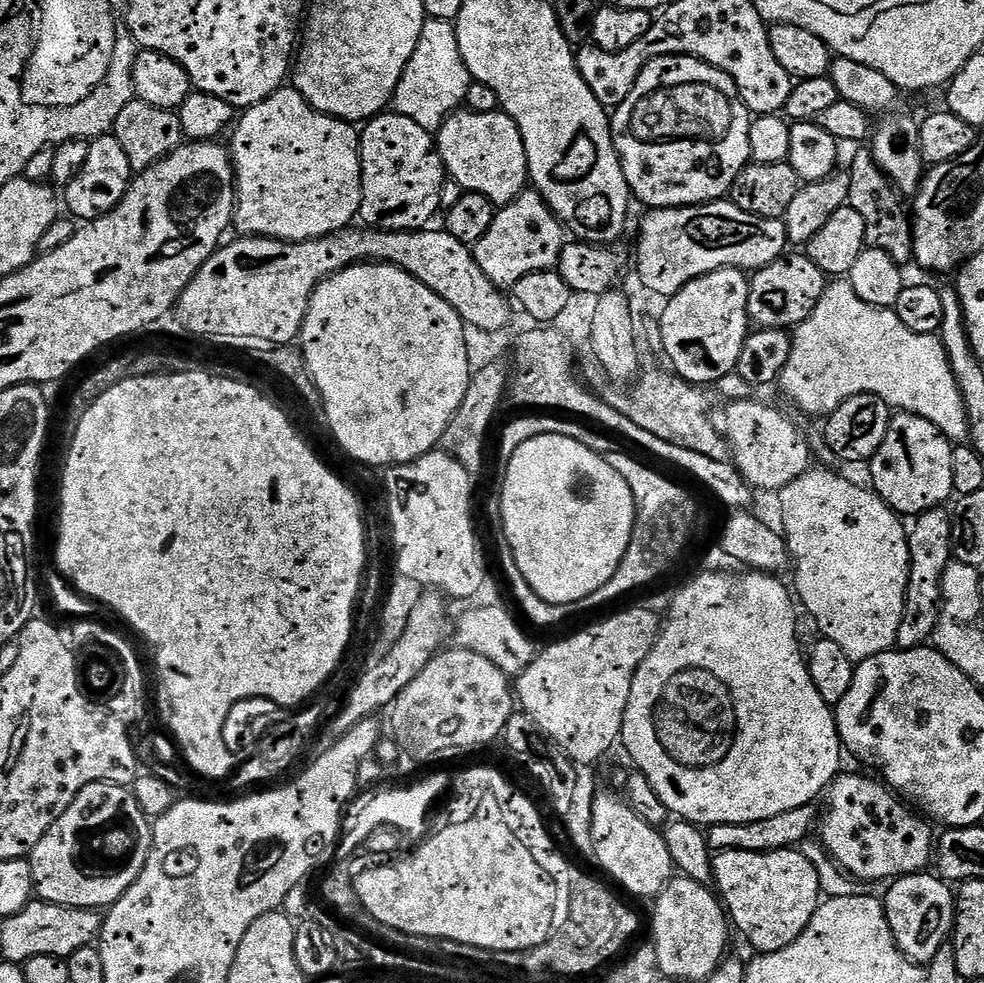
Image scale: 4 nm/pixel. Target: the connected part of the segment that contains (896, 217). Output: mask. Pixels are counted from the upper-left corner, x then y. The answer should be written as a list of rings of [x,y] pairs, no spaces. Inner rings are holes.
[[[868,150],[853,158],[852,165],[846,169],[846,175],[850,182],[847,207],[858,210],[858,214],[862,214],[862,222],[866,222],[865,245],[886,250],[886,254],[890,254],[896,264],[907,265],[907,260],[909,262],[913,259],[912,220],[909,209],[904,209],[905,201],[893,186],[892,180],[881,170]]]

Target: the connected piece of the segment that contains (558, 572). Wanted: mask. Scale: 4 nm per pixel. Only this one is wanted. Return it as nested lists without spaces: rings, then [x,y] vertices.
[[[558,434],[535,436],[530,438],[530,442],[522,442],[522,446],[518,446],[518,450],[514,450],[514,454],[507,457],[506,464],[508,464],[508,469],[504,472],[504,489],[500,492],[500,520],[504,523],[504,536],[508,539],[509,550],[512,551],[509,552],[510,559],[516,563],[518,570],[522,570],[522,578],[526,578],[526,582],[532,587],[534,594],[538,594],[538,598],[551,604],[579,605],[587,601],[590,594],[594,594],[599,588],[606,586],[610,578],[614,578],[630,546],[630,538],[636,521],[636,503],[626,478],[622,478],[622,474],[618,474],[618,470],[614,470],[614,466],[610,466],[608,459],[601,453],[582,446],[582,442],[574,442],[574,438],[566,438]]]

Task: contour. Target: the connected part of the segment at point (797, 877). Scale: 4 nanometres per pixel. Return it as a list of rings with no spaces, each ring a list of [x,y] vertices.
[[[783,848],[777,852],[747,852],[746,850],[726,850],[725,852],[715,853],[712,861],[712,879],[714,881],[715,891],[718,893],[719,899],[722,901],[727,915],[730,917],[731,923],[753,944],[757,949],[757,953],[777,952],[786,946],[790,946],[790,942],[794,942],[802,934],[802,930],[806,930],[806,926],[810,926],[810,918],[814,918],[816,911],[820,909],[822,903],[822,895],[820,896],[820,872],[812,865],[812,860],[808,856],[803,856],[800,850],[796,848]]]

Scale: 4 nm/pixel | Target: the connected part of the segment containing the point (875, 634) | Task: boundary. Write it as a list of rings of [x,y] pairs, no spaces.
[[[815,467],[790,482],[790,486],[780,489],[779,527],[784,541],[788,543],[794,572],[796,568],[794,592],[800,595],[799,603],[802,608],[804,603],[823,639],[837,644],[846,653],[846,658],[859,662],[889,651],[896,643],[898,622],[902,622],[904,617],[904,599],[910,574],[909,529],[875,490],[868,486],[863,488],[832,471],[836,470]]]

